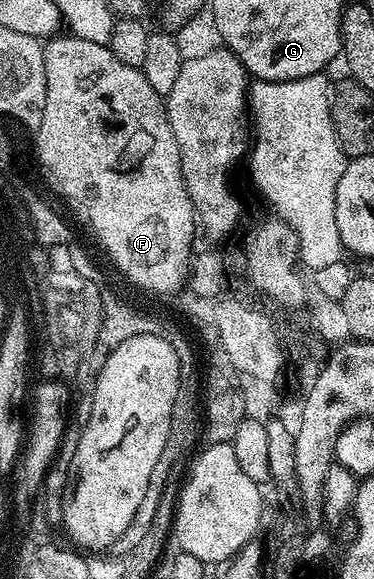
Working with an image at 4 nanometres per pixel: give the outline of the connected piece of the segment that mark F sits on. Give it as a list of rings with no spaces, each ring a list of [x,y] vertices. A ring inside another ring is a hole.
[[[55,35],[42,45],[46,113],[41,132],[42,162],[37,168],[46,176],[47,183],[66,200],[67,210],[76,208],[82,216],[90,217],[110,252],[129,273],[128,277],[134,279],[134,287],[147,289],[150,293],[178,293],[187,288],[190,276],[190,262],[195,252],[196,210],[182,181],[180,151],[166,118],[163,98],[152,91],[152,83],[148,83],[141,69],[120,63],[120,59],[112,55],[109,44],[92,43],[73,35],[62,36]],[[98,135],[100,147],[104,147],[106,135],[130,135],[126,141],[128,147],[120,153],[100,153],[100,163],[96,163]]]

